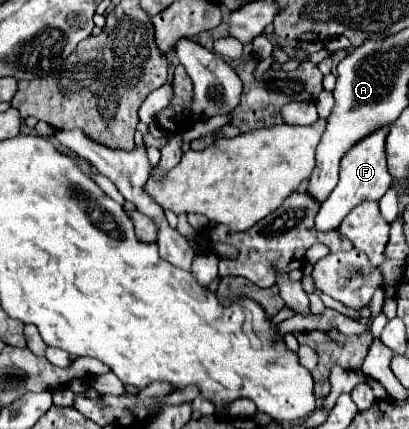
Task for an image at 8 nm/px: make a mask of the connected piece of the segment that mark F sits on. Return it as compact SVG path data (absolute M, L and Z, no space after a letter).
M389 124L373 130L359 142L355 142L347 154L341 158L339 166L339 184L331 192L331 196L321 204L321 210L315 218L315 228L319 232L333 232L339 228L343 218L365 200L379 200L387 188L391 186L391 174L387 172L387 154L385 154L385 138L389 132Z

